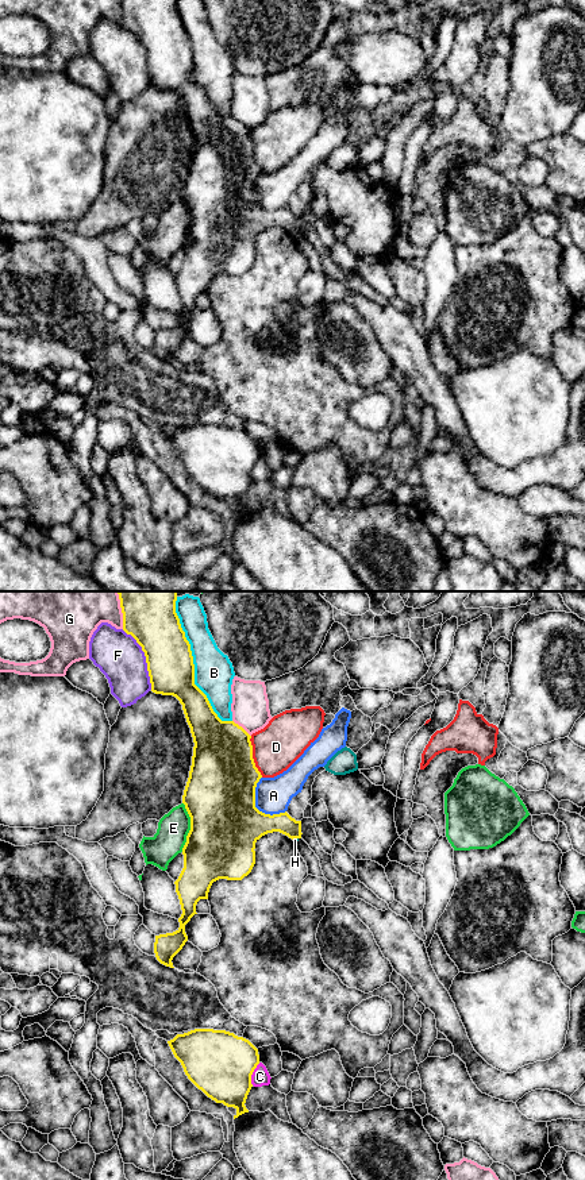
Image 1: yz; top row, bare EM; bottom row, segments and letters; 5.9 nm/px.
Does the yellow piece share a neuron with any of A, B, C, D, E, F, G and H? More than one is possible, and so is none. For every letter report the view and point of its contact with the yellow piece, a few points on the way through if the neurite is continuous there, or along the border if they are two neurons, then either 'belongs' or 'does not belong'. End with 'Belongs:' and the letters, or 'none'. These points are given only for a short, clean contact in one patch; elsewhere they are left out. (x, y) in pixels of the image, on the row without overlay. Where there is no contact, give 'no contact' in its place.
A: meets yellow in yz at (254, 201); does not belong
B: meets yellow in yz at (193, 62); does not belong
C: meets yellow in yz at (251, 469); border along yz (260, 458), (251, 470), (251, 479); does not belong
D: meets yellow in yz at (251, 151); border along yz (250, 131), (251, 153), (262, 172); does not belong
E: meets yellow in yz at (191, 222); does not belong
F: meets yellow in yz at (146, 53); does not belong
G: meets yellow in yz at (123, 12); does not belong
H: meets yellow in yz at (295, 232); border along yz (297, 232), (292, 234); does not belong
Belongs: none

